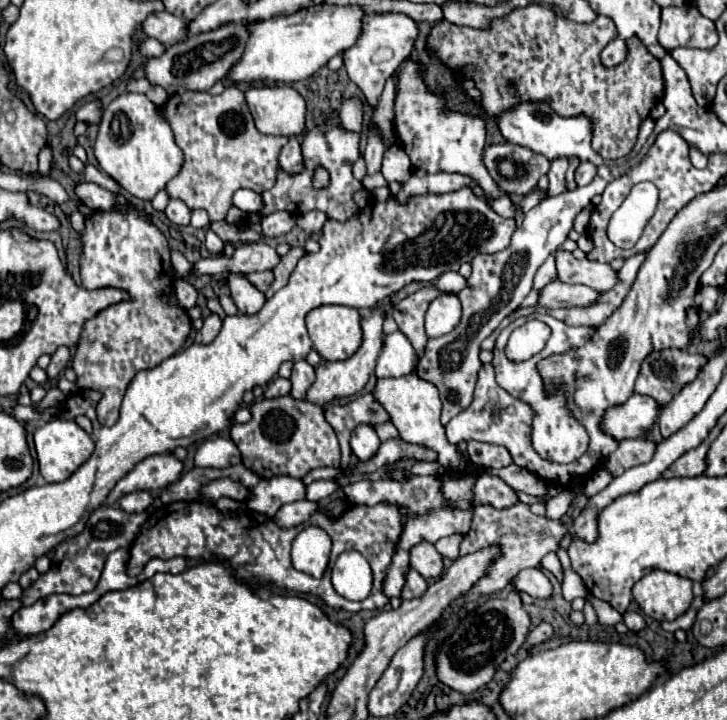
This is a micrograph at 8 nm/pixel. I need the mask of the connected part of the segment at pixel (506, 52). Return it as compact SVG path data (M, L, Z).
M530 4L528 8L520 8L506 16L504 20L494 20L490 30L476 30L468 26L456 26L448 20L438 22L428 38L426 46L432 50L448 70L460 72L464 80L472 80L480 90L480 102L474 102L490 118L498 118L502 112L522 102L548 102L550 108L558 116L576 116L588 114L594 120L594 134L592 134L592 148L604 160L618 160L630 154L636 144L638 128L642 118L638 110L654 108L664 94L664 78L658 58L654 58L648 48L640 40L628 42L628 58L618 64L616 68L604 68L600 64L602 48L616 36L616 26L608 16L598 16L590 24L578 24L568 18L556 16L550 8L540 4Z

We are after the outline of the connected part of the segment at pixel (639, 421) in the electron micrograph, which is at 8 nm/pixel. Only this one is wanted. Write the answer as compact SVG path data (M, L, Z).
M634 394L620 408L608 410L608 416L604 416L604 432L614 436L616 440L640 438L654 426L658 412L660 404L654 398Z

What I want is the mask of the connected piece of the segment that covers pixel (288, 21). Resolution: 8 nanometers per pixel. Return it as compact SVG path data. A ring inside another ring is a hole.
M320 4L296 16L248 22L248 42L242 58L226 74L228 82L298 82L318 72L332 56L342 54L360 36L362 10Z

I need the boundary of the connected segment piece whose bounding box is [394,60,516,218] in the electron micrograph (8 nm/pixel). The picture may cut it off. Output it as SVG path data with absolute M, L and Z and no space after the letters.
M406 60L402 64L394 110L396 110L396 144L404 148L414 168L424 168L428 172L464 172L466 176L476 176L476 180L484 184L484 192L488 192L494 212L500 214L502 218L514 218L516 206L504 192L500 192L500 188L496 188L496 184L492 184L492 178L488 176L488 170L482 164L482 150L486 142L482 116L450 112L444 106L442 96L434 96L426 90L424 82L420 80L420 66L414 64L412 60Z

